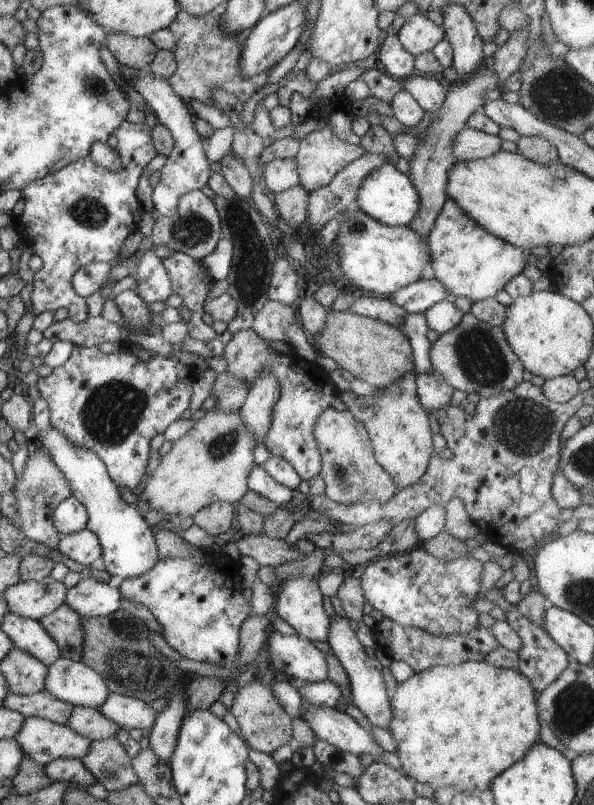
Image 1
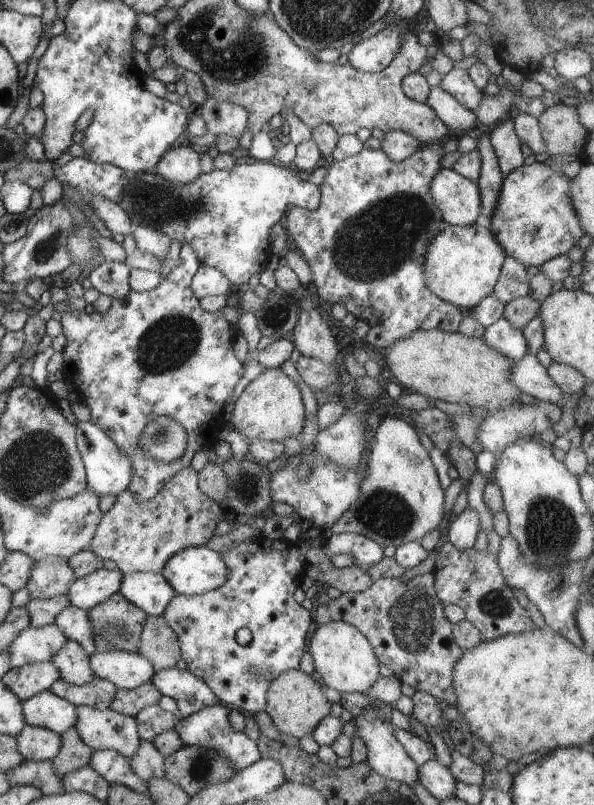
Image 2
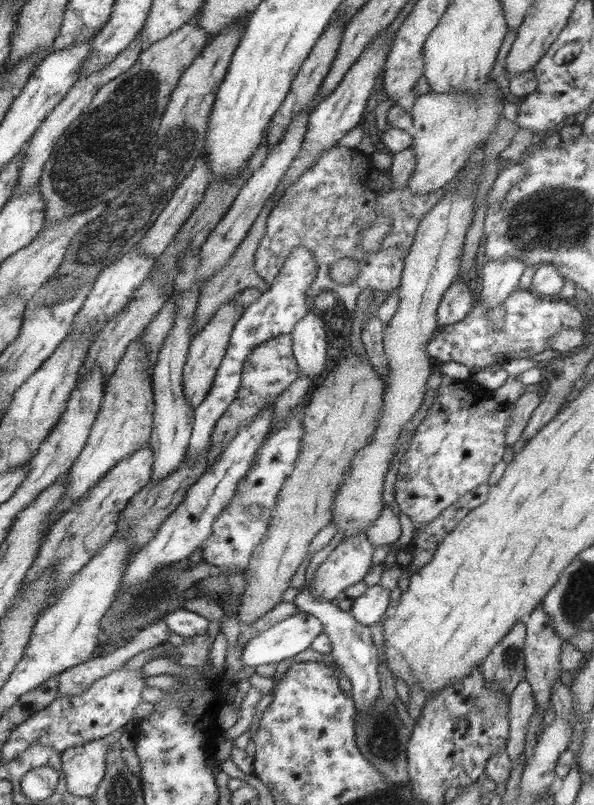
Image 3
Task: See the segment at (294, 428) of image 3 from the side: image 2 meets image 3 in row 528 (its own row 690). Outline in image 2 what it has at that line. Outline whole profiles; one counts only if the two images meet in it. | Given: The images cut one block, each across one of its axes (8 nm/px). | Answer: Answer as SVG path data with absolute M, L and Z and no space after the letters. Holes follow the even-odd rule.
M261 534L255 540L244 541L235 548L225 549L219 553L224 564L229 566L228 578L225 580L225 583L221 584L218 588L200 595L186 596L177 594L172 598L171 602L168 603L162 616L166 619L168 626L177 634L181 655L182 658L184 658L184 662L188 664L189 671L197 677L200 677L212 689L212 692L218 697L220 703L234 706L234 708L238 708L240 712L250 712L250 714L254 714L255 712L265 710L267 690L270 682L279 674L290 669L298 668L302 655L306 652L306 638L308 638L308 628L312 626L312 616L310 615L310 611L296 602L294 599L294 591L301 586L307 571L308 562L306 558L300 554L298 543L287 541L282 537L271 539L264 534ZM240 628L248 628L252 634L252 640L247 646L239 644L236 641L236 632L238 632Z

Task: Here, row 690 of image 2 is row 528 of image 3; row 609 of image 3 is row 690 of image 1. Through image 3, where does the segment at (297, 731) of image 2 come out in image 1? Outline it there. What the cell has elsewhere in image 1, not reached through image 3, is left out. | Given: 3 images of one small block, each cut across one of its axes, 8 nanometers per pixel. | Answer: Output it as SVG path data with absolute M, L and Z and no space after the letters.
M258 679L242 682L229 712L234 715L242 729L243 738L255 750L272 755L278 748L288 745L293 736L294 720L285 712L271 688Z

